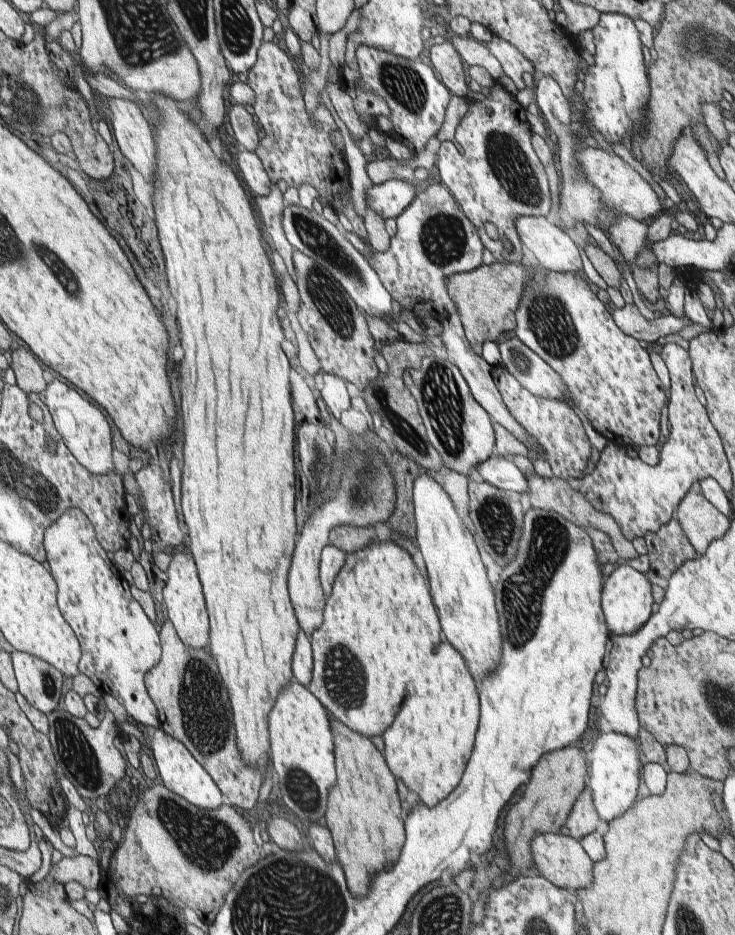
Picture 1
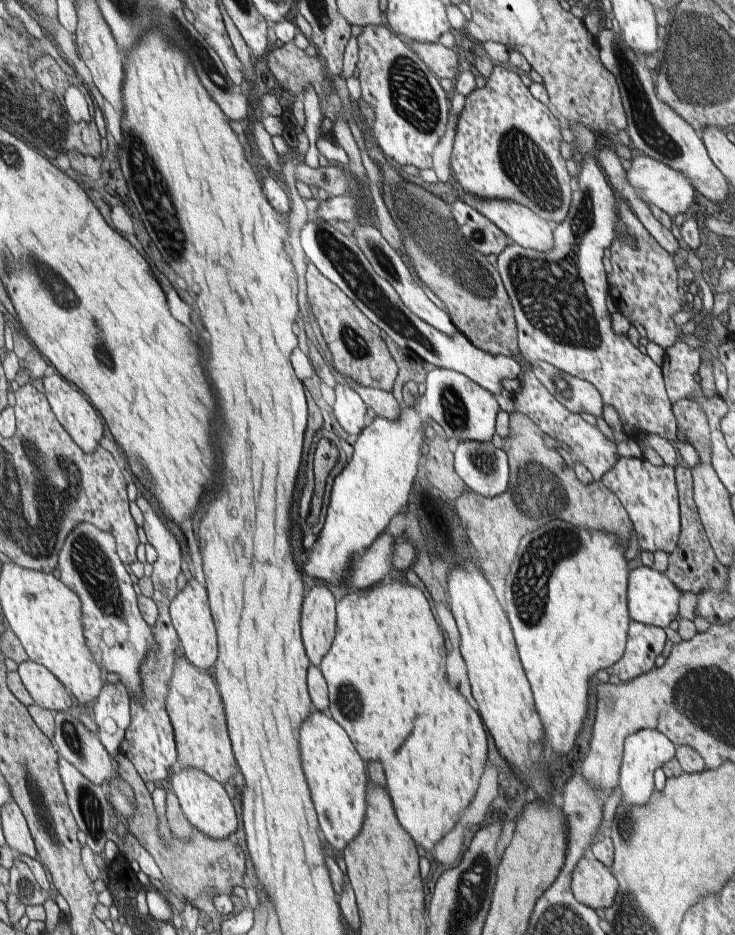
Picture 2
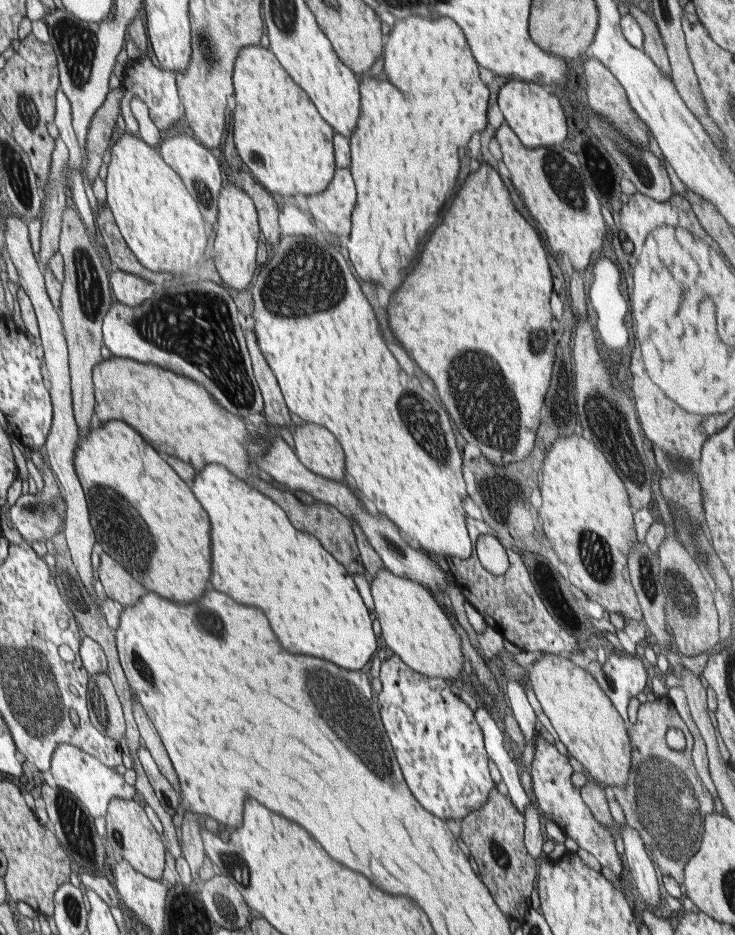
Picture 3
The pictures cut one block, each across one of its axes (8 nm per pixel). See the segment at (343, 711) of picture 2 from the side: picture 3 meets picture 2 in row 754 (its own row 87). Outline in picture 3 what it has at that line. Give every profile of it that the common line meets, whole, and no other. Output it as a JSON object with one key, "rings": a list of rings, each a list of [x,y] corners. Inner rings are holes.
{"rings":[[[413,14],[409,18],[395,20],[395,24],[391,26],[391,32],[387,34],[387,46],[383,50],[383,72],[385,72],[387,80],[373,80],[373,78],[367,78],[367,76],[361,74],[361,78],[363,78],[363,82],[361,82],[361,118],[359,118],[357,130],[349,138],[349,148],[351,148],[351,164],[349,164],[349,170],[353,174],[355,188],[357,188],[357,204],[355,204],[355,210],[351,214],[351,234],[345,238],[347,240],[347,256],[351,260],[351,266],[355,266],[355,272],[359,274],[359,278],[363,278],[365,282],[371,282],[373,286],[375,284],[383,286],[391,296],[401,286],[401,282],[405,280],[407,268],[411,266],[411,262],[419,254],[419,244],[423,242],[423,238],[427,236],[427,232],[431,230],[431,226],[437,222],[439,210],[443,208],[443,204],[453,194],[455,176],[457,176],[457,170],[459,170],[457,150],[463,148],[469,142],[471,134],[483,132],[487,128],[489,88],[487,88],[487,84],[483,84],[479,80],[477,66],[479,64],[475,62],[475,56],[471,56],[471,48],[467,44],[467,38],[465,38],[463,30],[459,28],[459,24],[455,20],[445,18],[445,16],[423,18],[423,16],[415,16]]]}

